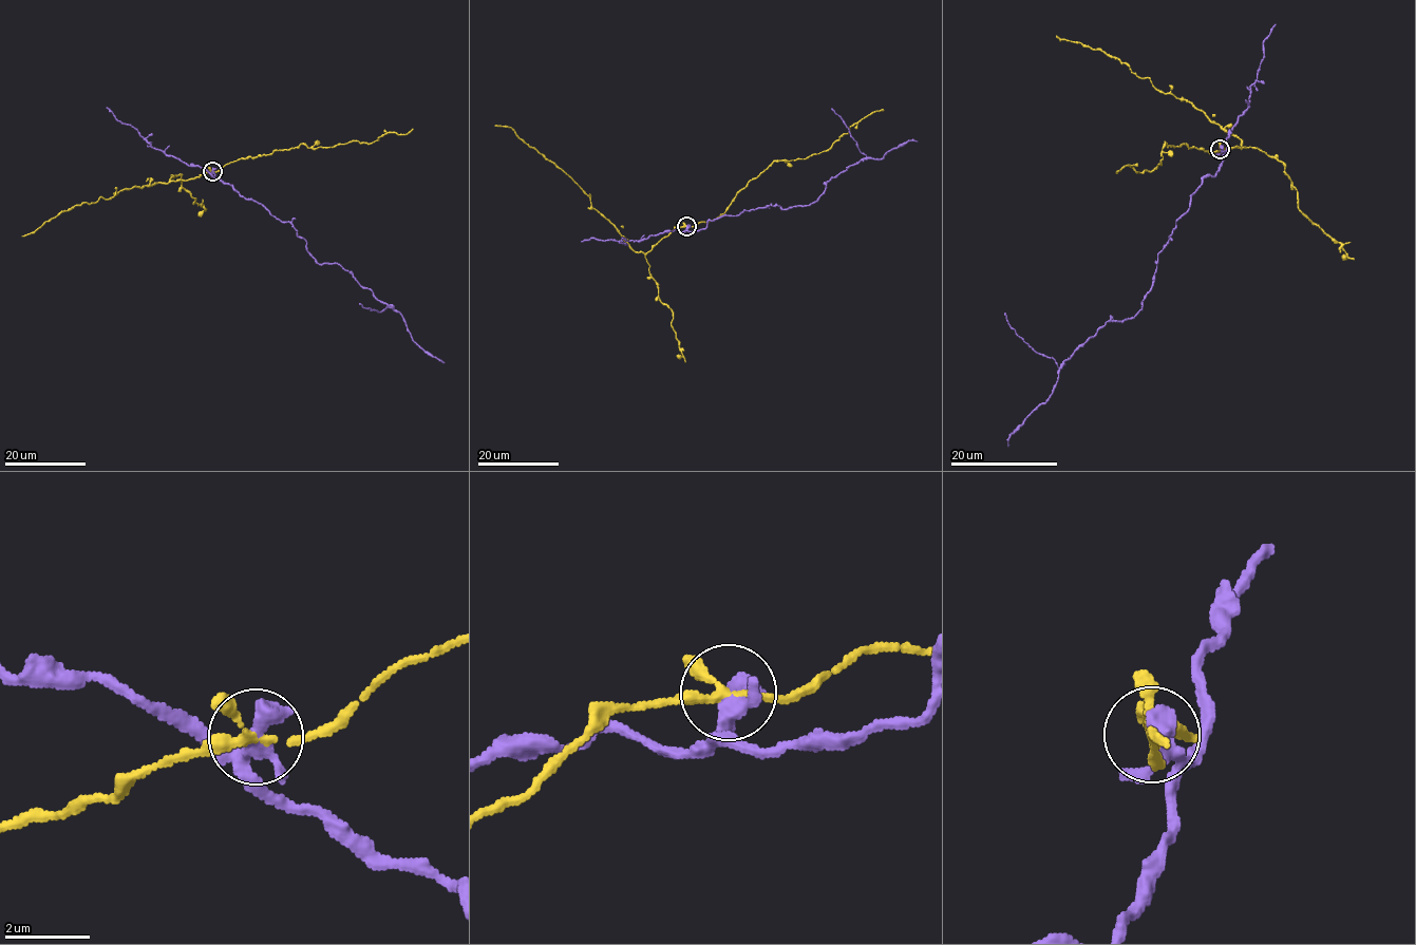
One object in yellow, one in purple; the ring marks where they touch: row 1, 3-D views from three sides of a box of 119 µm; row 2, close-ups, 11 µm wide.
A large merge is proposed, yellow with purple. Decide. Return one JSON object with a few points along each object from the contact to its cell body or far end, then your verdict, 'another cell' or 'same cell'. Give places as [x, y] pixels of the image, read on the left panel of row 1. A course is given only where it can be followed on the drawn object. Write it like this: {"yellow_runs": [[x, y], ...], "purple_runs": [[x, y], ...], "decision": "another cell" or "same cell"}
{"yellow_runs": [[212, 171], [185, 181], [135, 186], [107, 200], [101, 197], [90, 204], [82, 203], [22, 237]], "purple_runs": [[212, 171], [289, 222], [319, 264], [339, 264], [351, 272], [398, 312], [414, 341], [445, 362]], "decision": "another cell"}

